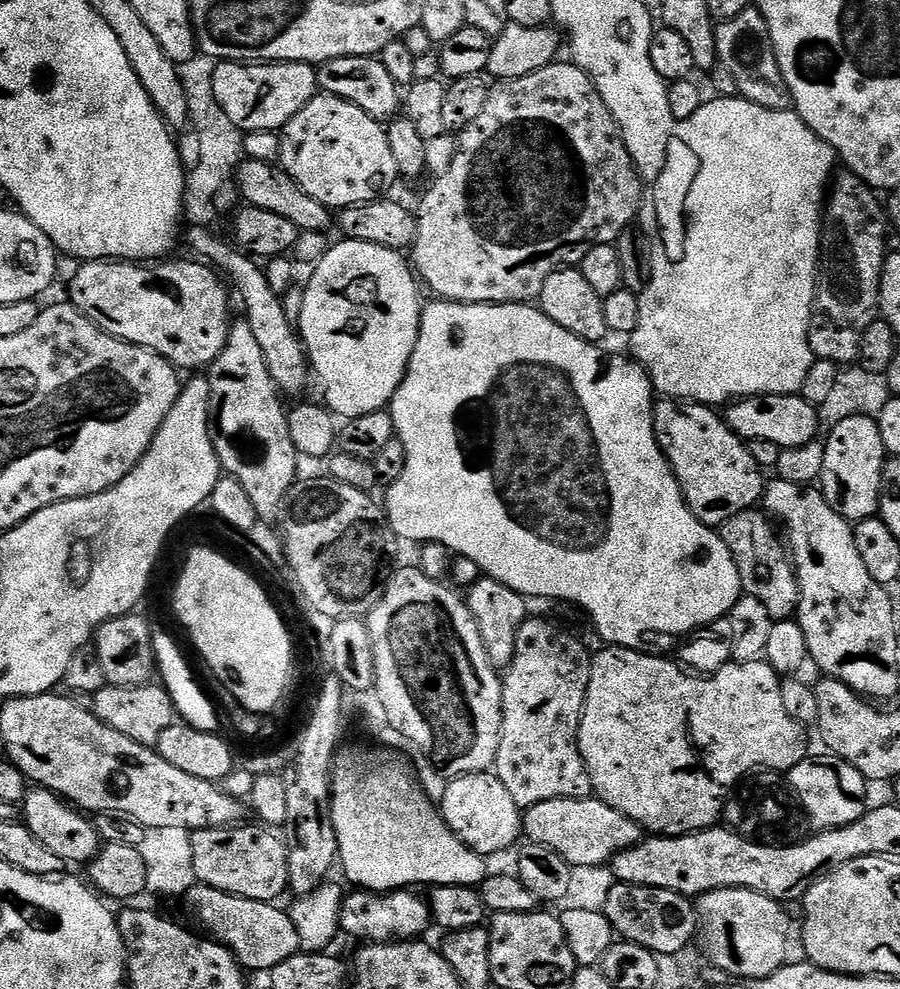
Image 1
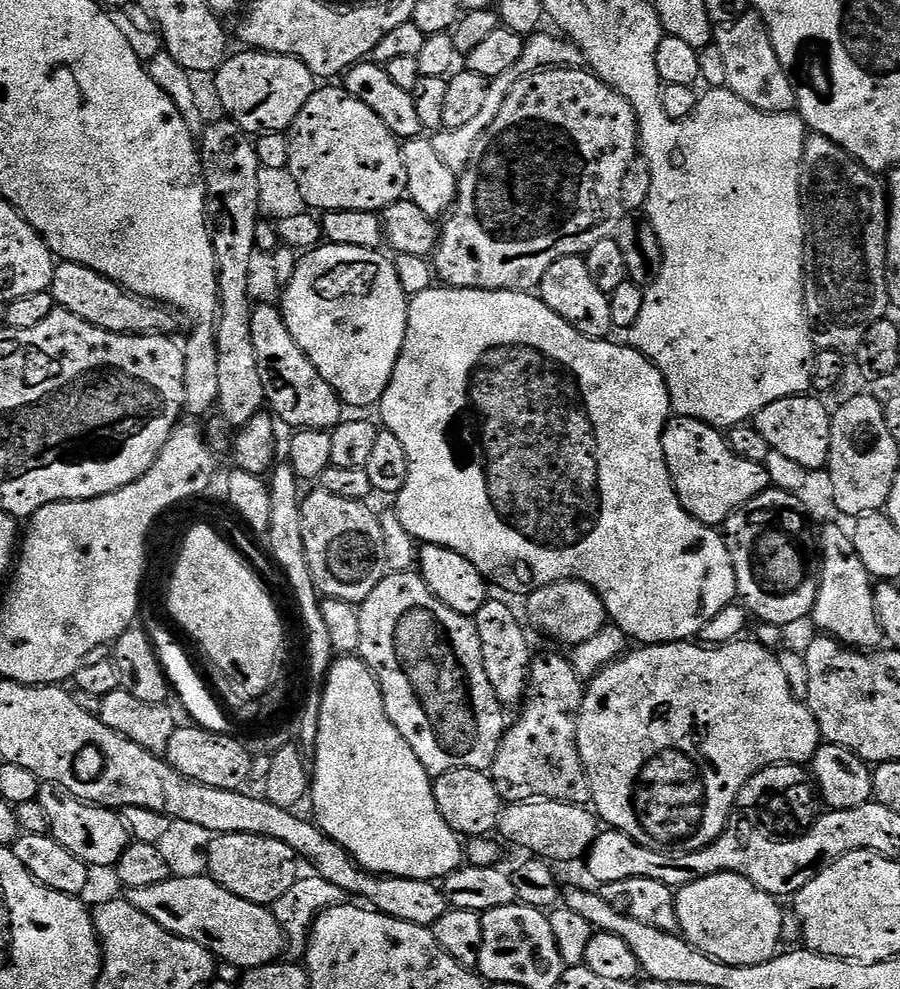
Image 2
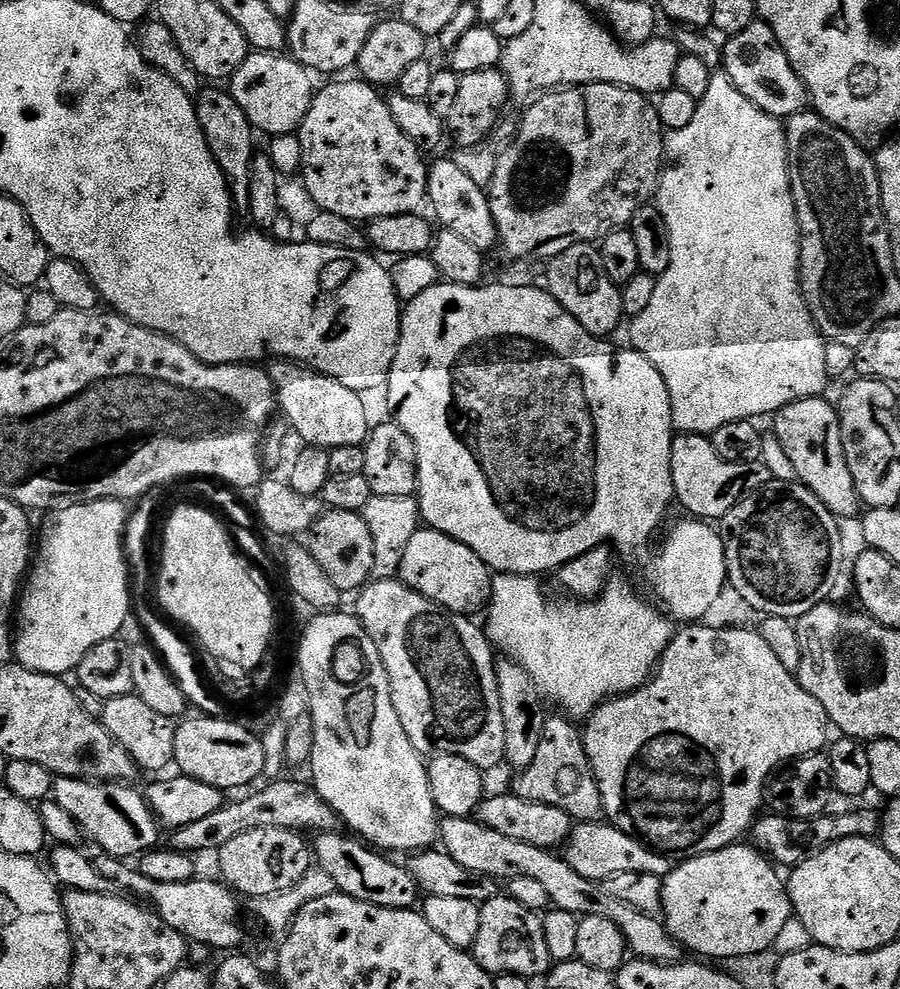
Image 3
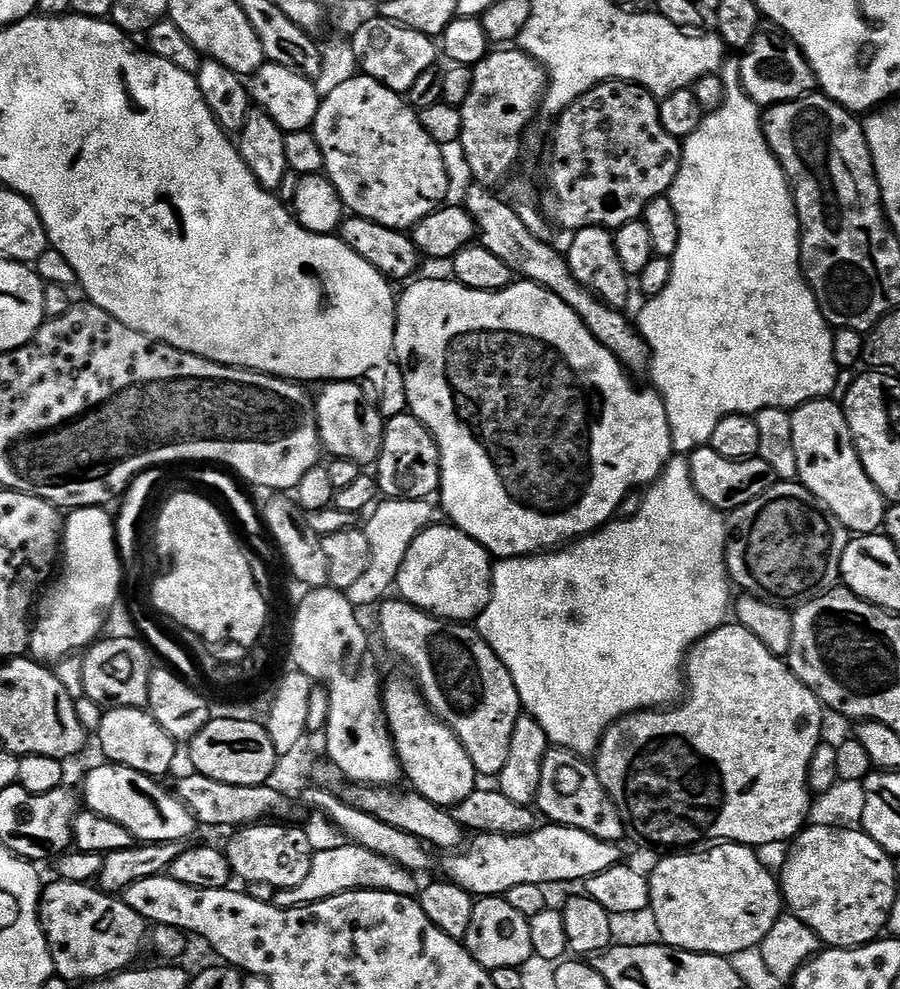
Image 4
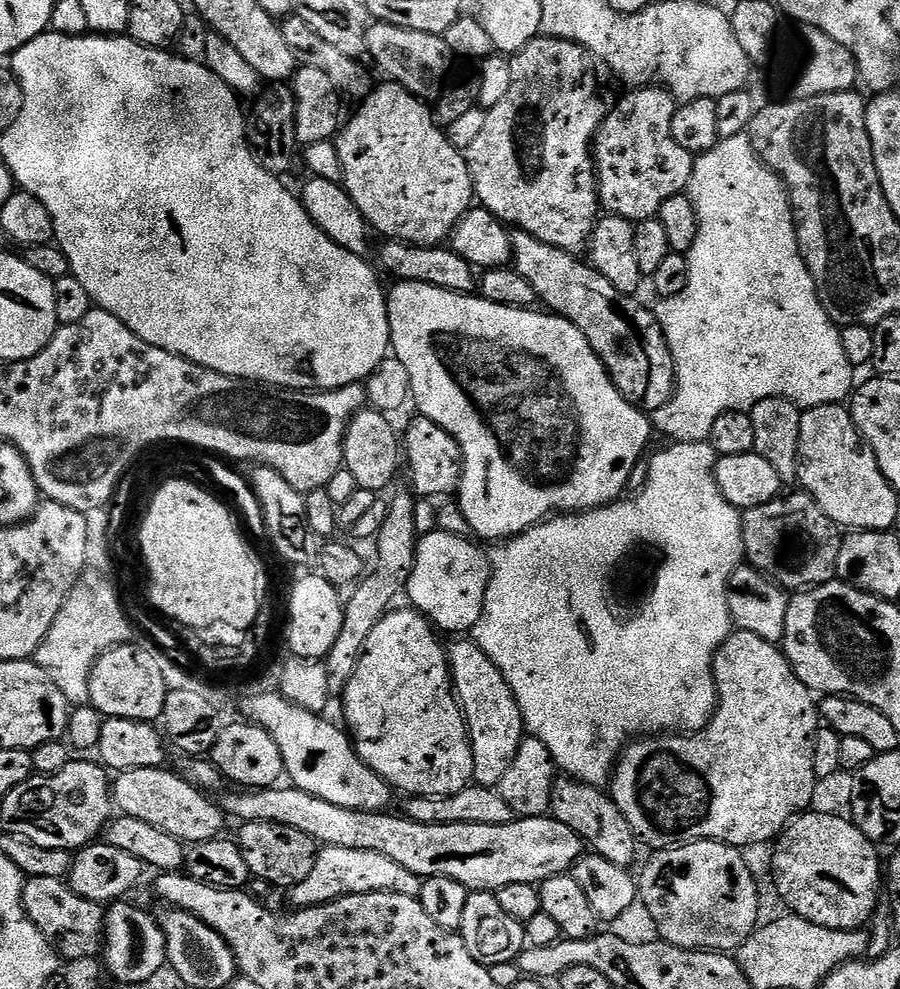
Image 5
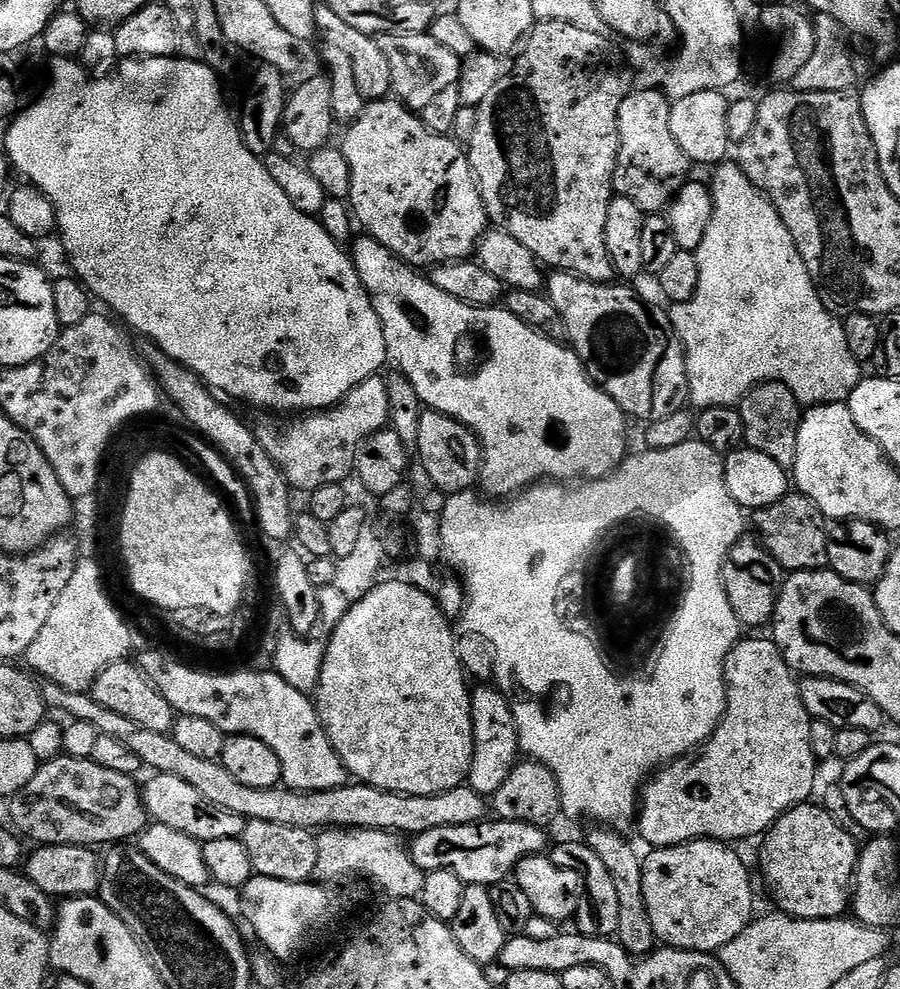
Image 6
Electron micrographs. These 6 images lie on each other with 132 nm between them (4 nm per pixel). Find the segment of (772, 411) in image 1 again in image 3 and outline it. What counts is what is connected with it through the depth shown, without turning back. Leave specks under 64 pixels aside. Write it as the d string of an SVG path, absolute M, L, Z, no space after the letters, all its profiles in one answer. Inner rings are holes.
M811 396L809 400L790 402L782 411L775 413L776 428L774 435L782 442L782 450L796 471L796 480L806 485L812 493L828 507L833 516L843 518L861 511L860 495L854 490L854 478L850 478L850 466L846 466L846 454L842 450L842 430L840 429L840 413L835 403L827 404L827 399Z

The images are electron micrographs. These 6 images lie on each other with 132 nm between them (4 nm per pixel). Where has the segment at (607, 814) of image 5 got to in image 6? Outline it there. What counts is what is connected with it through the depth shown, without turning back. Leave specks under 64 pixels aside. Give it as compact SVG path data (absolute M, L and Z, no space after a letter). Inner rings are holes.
M604 826L593 827L593 832L586 837L586 843L598 858L602 858L606 870L610 870L610 878L614 878L614 886L618 890L618 930L615 939L626 951L637 958L643 958L657 947L656 931L650 922L650 914L646 910L646 898L642 890L644 865L642 856L632 849L628 840L623 840L621 833L609 830Z

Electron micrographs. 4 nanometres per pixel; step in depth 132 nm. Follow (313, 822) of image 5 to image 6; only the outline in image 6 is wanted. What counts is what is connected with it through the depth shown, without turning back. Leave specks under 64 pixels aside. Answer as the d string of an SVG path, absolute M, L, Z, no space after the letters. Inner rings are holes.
M488 818L478 824L426 830L411 837L410 851L416 865L426 874L446 870L457 876L465 886L491 886L509 879L515 873L518 862L522 862L522 858L539 856L549 847L544 832L545 829L539 824Z

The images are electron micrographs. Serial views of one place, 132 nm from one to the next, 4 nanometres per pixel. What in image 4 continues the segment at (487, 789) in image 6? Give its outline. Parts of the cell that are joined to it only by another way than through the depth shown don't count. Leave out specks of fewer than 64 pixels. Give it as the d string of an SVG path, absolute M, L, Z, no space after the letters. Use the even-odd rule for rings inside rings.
M401 598L385 599L378 610L380 636L384 639L385 646L398 659L408 663L413 676L411 679L418 685L429 708L447 724L458 742L462 742L466 754L470 754L470 762L474 762L481 777L499 777L502 766L506 766L506 754L510 754L510 734L514 734L514 726L522 714L518 690L514 686L514 678L510 678L510 670L502 666L498 654L494 654L494 650L490 650L490 646L480 637L475 627L467 623L440 619L411 606Z

